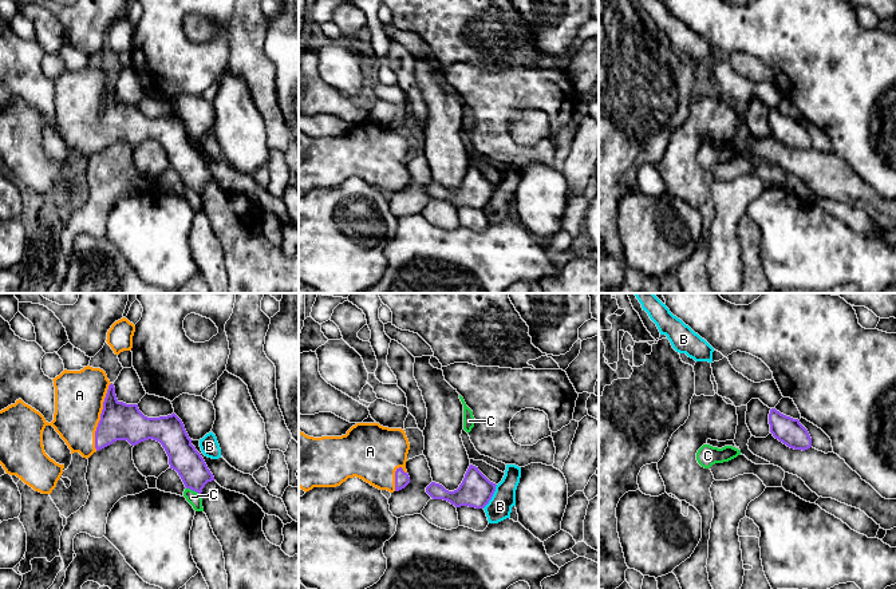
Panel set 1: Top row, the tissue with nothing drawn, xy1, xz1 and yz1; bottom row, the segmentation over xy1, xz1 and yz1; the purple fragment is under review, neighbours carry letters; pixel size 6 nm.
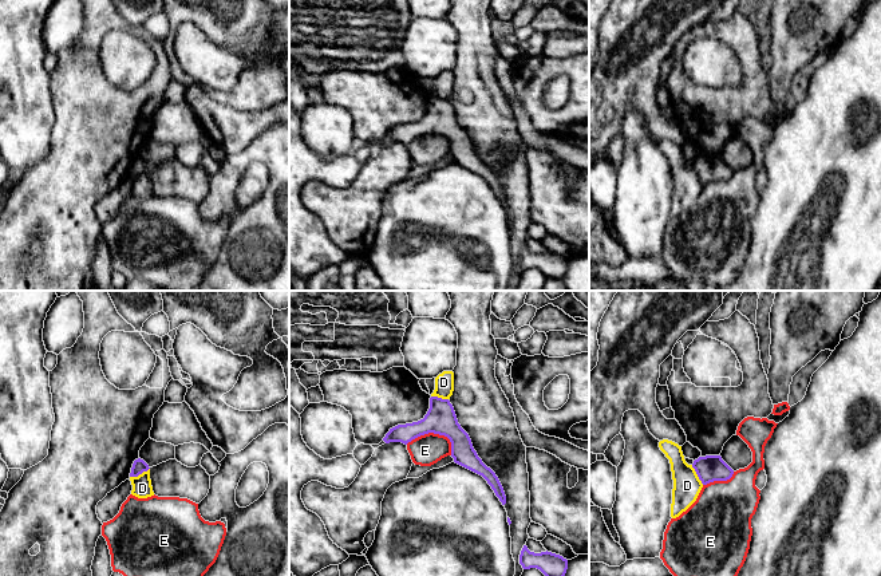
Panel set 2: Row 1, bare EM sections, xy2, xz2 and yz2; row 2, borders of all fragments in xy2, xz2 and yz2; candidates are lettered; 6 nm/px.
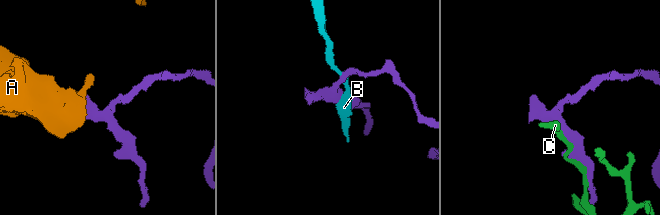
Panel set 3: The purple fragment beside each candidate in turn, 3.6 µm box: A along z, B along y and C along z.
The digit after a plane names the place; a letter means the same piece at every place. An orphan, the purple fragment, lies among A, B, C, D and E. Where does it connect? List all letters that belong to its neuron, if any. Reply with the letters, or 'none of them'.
A

